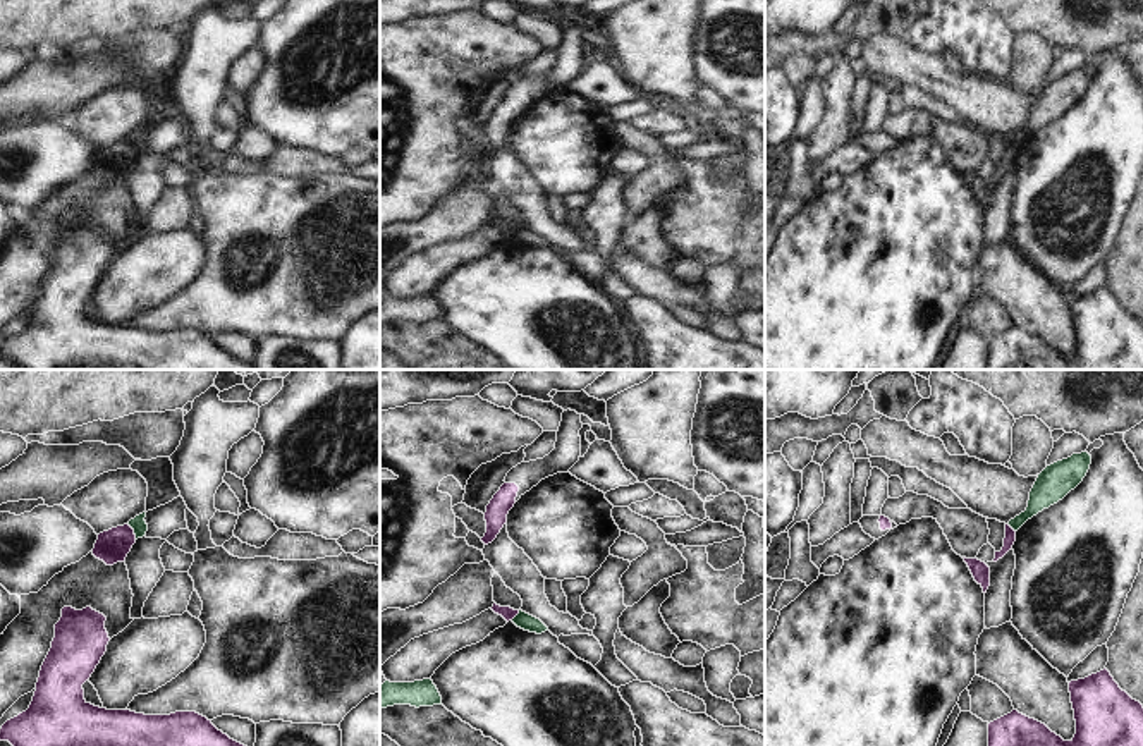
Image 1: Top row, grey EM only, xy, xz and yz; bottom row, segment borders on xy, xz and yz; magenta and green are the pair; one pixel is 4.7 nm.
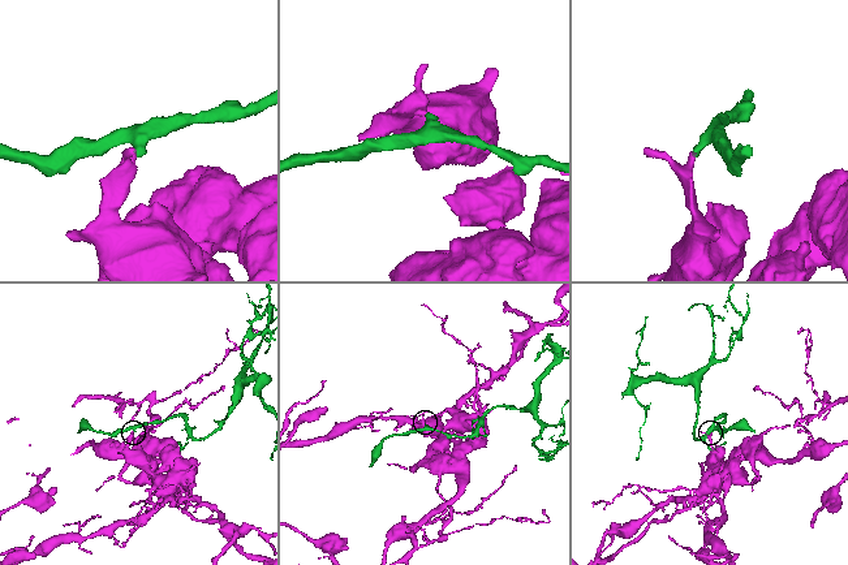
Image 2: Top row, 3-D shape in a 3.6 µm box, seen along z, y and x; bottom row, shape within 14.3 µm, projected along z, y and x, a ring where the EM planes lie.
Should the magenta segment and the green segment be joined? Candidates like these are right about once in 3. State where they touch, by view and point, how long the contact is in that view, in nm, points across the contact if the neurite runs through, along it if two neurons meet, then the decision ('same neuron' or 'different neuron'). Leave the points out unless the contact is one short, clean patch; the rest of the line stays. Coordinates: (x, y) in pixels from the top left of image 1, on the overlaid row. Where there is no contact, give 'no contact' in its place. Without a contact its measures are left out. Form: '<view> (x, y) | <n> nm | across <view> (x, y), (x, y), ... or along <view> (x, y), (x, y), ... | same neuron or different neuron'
xy (133, 531) | 90 nm | along xy (128, 523), (136, 538) | different neuron

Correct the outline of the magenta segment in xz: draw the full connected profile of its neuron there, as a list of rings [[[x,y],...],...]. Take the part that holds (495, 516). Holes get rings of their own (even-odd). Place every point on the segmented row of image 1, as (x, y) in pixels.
[[[571,409],[564,411],[557,431],[555,449],[543,459],[521,462],[507,473],[504,480],[505,483],[486,505],[486,533],[481,538],[485,545],[492,543],[497,538],[497,535],[507,523],[509,511],[526,492],[529,492],[548,476],[553,476],[557,473],[569,473],[569,469],[579,461],[581,428],[581,414]]]

